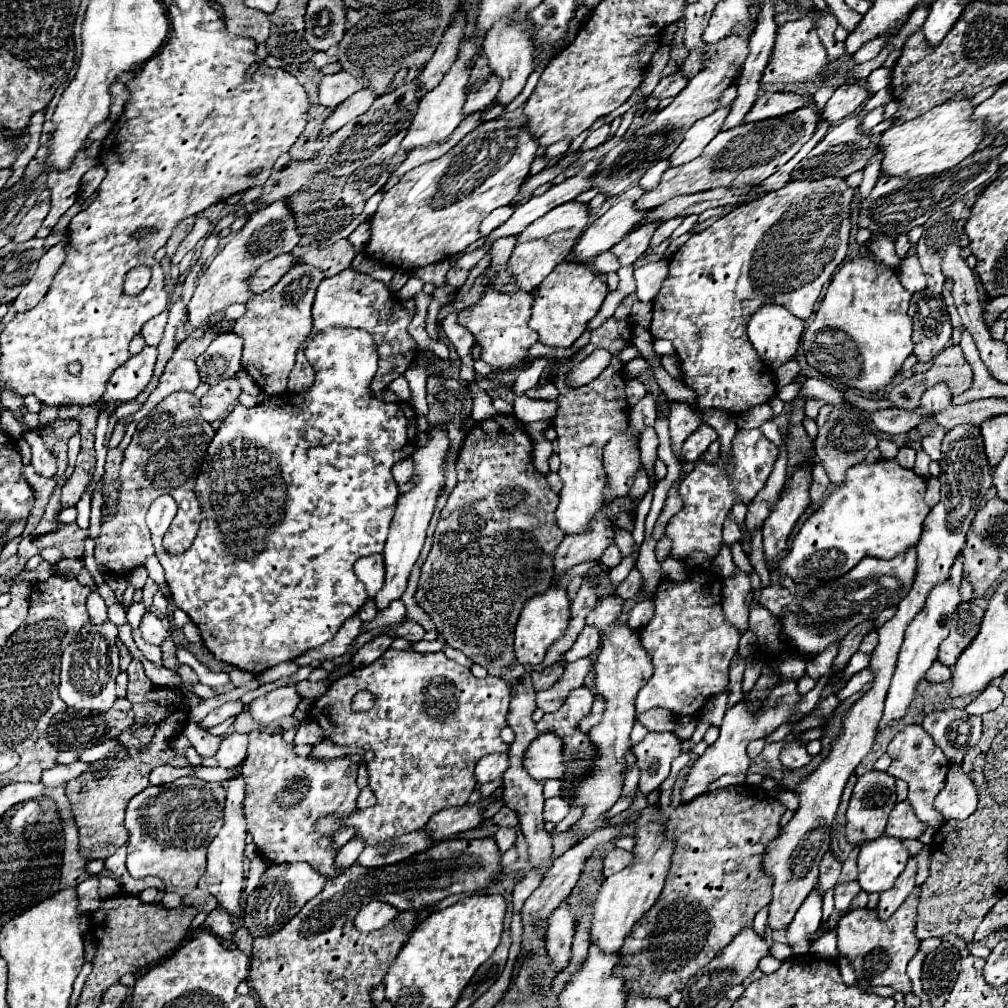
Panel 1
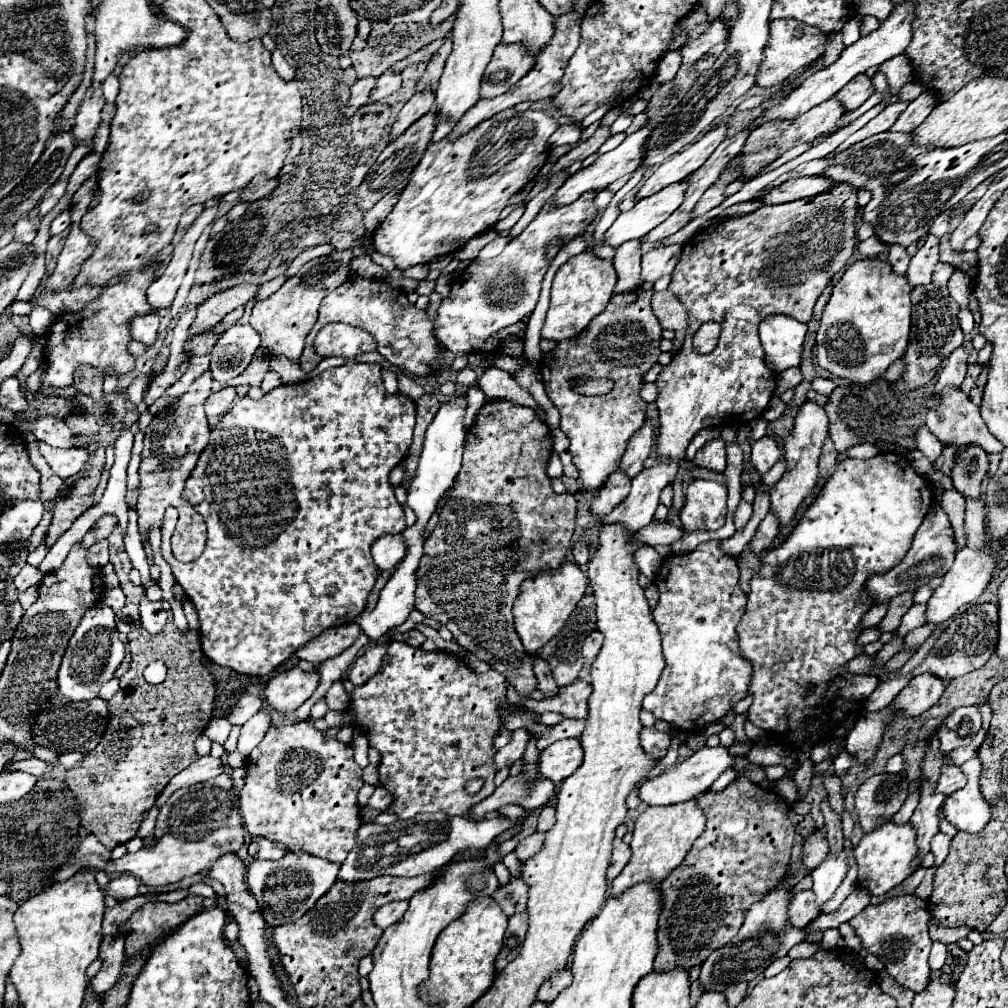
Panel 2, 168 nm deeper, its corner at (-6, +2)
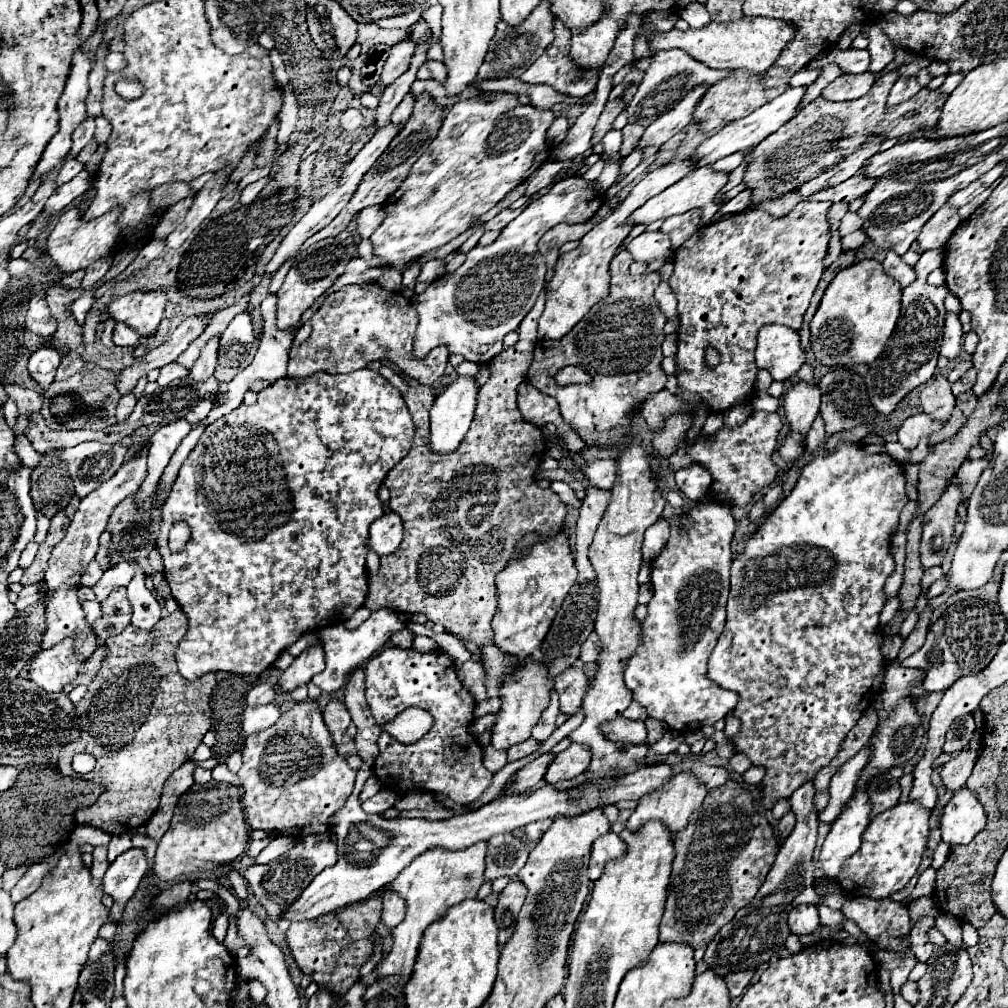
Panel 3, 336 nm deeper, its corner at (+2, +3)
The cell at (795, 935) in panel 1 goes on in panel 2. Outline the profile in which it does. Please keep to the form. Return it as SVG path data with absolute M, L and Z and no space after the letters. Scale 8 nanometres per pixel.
M843 849L839 855L829 853L825 857L825 861L821 861L821 865L811 873L813 893L815 893L819 905L823 905L835 893L835 889L845 879L847 871L849 871L849 863L847 863L847 853Z

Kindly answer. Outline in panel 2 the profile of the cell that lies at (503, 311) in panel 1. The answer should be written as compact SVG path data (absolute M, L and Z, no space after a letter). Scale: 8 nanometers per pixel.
M547 187L539 193L539 195L535 195L529 203L527 203L527 207L525 207L525 213L523 213L523 217L515 223L515 227L509 231L509 237L513 239L513 237L517 237L535 217L537 217L537 213L539 213L539 209L543 207L543 203L547 201L547 197L551 197L553 195L553 191L547 191Z

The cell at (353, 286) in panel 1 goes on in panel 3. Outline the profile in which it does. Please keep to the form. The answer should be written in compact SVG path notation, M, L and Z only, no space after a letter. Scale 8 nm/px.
M377 282L351 284L325 296L323 304L311 316L313 332L297 348L289 352L289 378L303 378L315 372L347 374L365 368L373 360L387 360L397 364L409 378L431 386L437 382L447 366L449 352L445 346L433 348L425 358L413 356L413 342L417 330L417 312L401 292L385 290Z

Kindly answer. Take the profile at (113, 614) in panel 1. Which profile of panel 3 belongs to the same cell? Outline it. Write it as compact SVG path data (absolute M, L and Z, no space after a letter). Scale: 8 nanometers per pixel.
M121 562L117 566L105 570L101 576L101 580L93 586L93 592L97 596L97 602L107 600L107 596L111 594L113 588L118 586L126 587L132 580L134 574L133 568L127 562Z

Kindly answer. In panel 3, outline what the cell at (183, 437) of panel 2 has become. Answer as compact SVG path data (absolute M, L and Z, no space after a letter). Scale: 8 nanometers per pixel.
M211 338L203 346L199 360L191 368L191 378L195 382L205 382L209 376L213 376L213 372L217 368L217 348L219 348L219 338Z

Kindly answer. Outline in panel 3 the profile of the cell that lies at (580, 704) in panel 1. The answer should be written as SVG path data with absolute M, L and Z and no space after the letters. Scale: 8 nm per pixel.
M567 668L561 676L557 676L555 680L555 690L559 692L559 700L561 700L561 712L567 716L573 716L579 712L581 708L581 696L585 692L585 684L587 684L587 676L581 668Z

